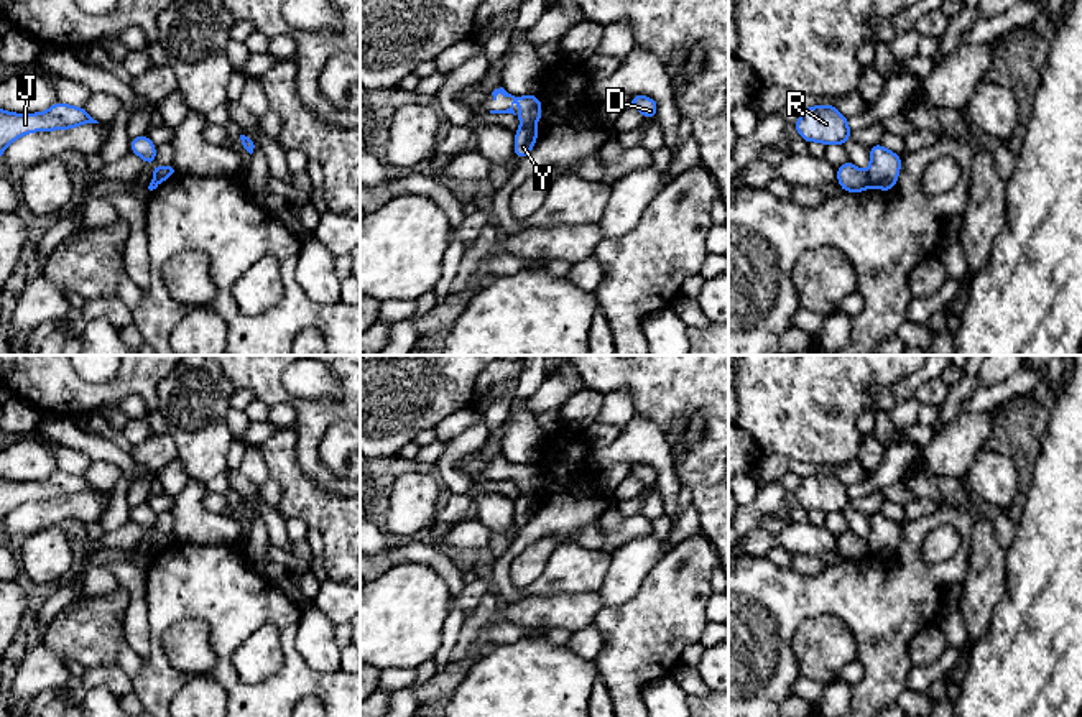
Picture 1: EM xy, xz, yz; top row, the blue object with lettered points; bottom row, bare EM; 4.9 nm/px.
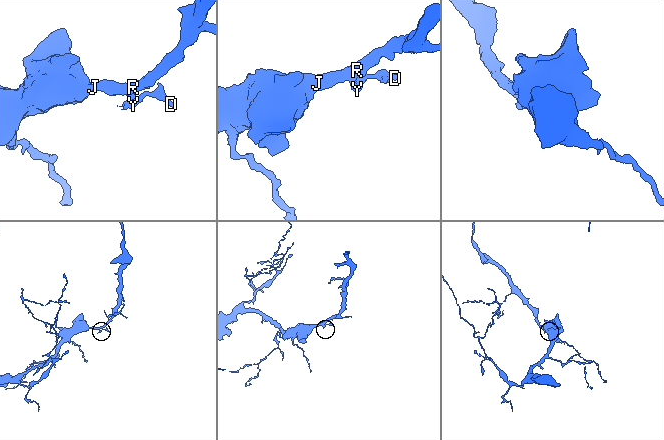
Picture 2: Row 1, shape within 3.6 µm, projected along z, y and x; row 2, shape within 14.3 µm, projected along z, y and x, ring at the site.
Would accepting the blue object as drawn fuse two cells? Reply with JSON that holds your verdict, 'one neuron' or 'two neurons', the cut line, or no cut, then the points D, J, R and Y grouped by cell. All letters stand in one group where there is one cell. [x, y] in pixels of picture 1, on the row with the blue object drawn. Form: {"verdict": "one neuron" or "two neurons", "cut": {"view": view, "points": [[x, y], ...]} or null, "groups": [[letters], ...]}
{"verdict": "two neurons", "cut": {"view": "xz", "points": [[533, 124], [522, 127]]}, "groups": [["D"], ["J", "R", "Y"]]}

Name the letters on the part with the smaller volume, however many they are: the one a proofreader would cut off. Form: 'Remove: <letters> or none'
Remove: D

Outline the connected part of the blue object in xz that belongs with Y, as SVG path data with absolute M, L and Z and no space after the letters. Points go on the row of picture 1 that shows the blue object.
M521 127L515 132L515 156L523 160L536 145L538 132L536 127Z

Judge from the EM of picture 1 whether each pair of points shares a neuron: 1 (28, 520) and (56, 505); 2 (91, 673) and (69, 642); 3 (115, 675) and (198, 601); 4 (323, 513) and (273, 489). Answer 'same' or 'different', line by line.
1: same
2: different
3: different
4: different

